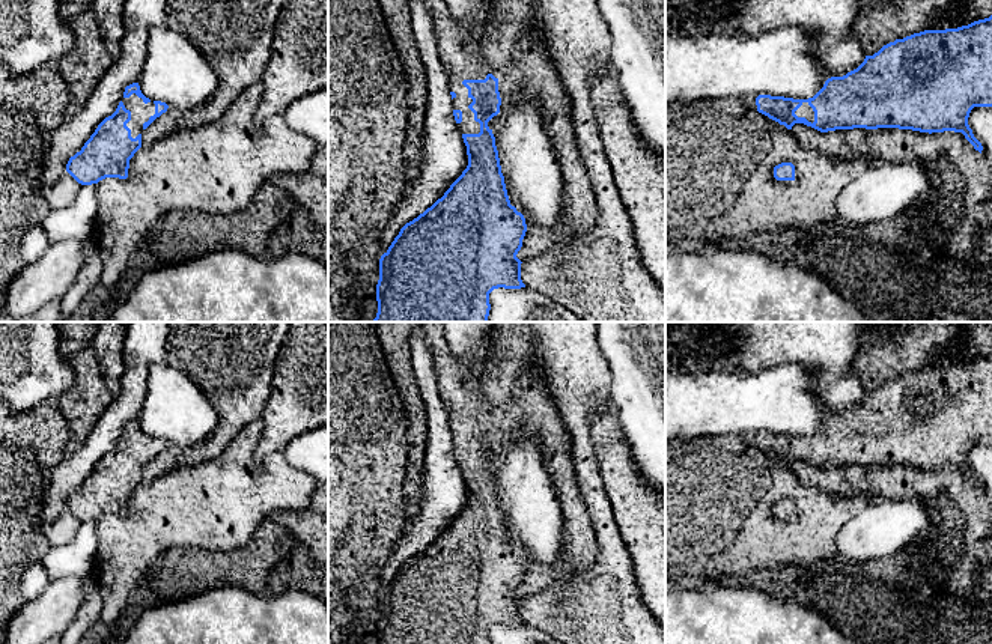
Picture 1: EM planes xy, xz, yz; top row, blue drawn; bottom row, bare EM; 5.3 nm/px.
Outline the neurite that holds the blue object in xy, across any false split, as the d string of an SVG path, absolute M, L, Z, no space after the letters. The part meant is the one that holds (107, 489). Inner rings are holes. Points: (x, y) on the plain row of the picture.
M138 420L126 423L116 448L69 495L66 509L81 522L105 515L126 516L129 497L141 485L143 468L167 445L166 439L146 435Z

